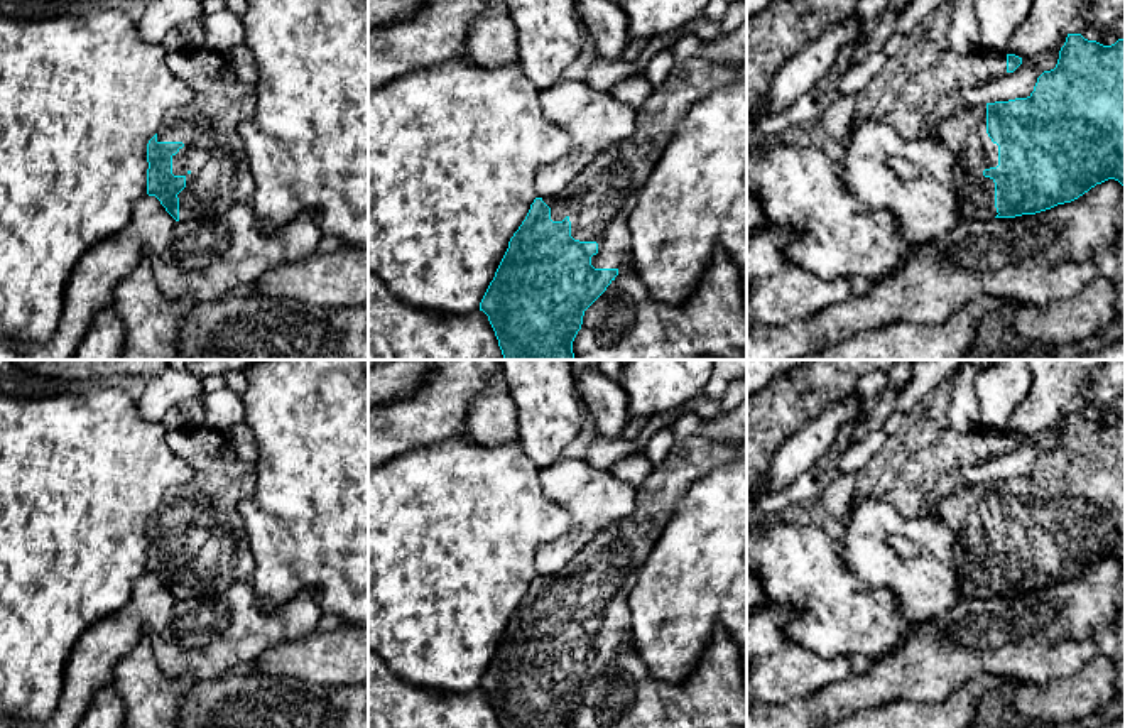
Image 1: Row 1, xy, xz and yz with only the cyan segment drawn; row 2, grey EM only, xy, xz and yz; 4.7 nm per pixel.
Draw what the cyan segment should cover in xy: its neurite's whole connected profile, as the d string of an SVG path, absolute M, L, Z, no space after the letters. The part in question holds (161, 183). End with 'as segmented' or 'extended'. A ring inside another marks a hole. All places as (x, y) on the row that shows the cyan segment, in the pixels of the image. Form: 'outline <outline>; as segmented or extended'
outline M208 47L171 52L167 54L167 66L174 76L193 88L194 98L188 105L171 110L147 144L147 194L155 196L176 221L215 218L236 203L250 203L255 181L247 149L238 135L238 125L255 115L255 84L242 81L228 57Z; extended

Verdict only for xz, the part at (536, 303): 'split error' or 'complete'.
split error

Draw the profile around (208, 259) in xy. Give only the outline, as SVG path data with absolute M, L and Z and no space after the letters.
M236 203L215 218L177 221L169 247L159 255L150 255L149 260L159 291L167 299L201 302L230 296L275 267L312 255L321 236L321 223L312 209L302 209L289 225L267 235L258 226L252 203Z

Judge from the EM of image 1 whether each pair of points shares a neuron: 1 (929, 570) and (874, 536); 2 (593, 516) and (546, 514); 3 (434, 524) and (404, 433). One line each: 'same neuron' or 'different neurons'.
1: same neuron
2: different neurons
3: different neurons

